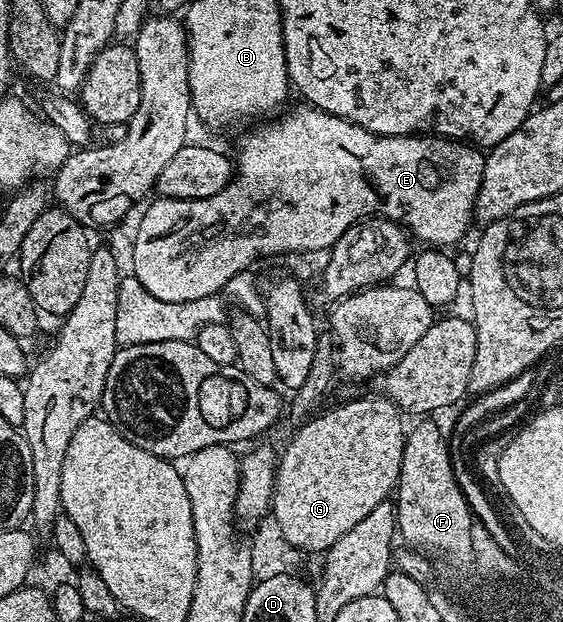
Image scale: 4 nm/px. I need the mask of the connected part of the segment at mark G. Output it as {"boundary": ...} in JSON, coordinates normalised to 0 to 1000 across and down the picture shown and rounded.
{"boundary":[[[675,632],[650,641],[606,648],[586,661],[558,666],[526,688],[520,707],[490,740],[490,789],[485,793],[481,830],[494,839],[512,878],[535,886],[583,886],[616,850],[638,844],[666,812],[686,807],[700,794],[716,741],[716,715],[723,698],[716,662]]]}

